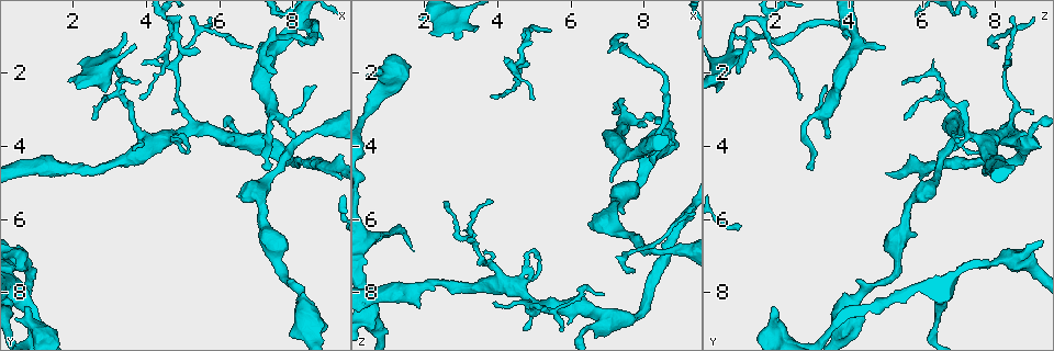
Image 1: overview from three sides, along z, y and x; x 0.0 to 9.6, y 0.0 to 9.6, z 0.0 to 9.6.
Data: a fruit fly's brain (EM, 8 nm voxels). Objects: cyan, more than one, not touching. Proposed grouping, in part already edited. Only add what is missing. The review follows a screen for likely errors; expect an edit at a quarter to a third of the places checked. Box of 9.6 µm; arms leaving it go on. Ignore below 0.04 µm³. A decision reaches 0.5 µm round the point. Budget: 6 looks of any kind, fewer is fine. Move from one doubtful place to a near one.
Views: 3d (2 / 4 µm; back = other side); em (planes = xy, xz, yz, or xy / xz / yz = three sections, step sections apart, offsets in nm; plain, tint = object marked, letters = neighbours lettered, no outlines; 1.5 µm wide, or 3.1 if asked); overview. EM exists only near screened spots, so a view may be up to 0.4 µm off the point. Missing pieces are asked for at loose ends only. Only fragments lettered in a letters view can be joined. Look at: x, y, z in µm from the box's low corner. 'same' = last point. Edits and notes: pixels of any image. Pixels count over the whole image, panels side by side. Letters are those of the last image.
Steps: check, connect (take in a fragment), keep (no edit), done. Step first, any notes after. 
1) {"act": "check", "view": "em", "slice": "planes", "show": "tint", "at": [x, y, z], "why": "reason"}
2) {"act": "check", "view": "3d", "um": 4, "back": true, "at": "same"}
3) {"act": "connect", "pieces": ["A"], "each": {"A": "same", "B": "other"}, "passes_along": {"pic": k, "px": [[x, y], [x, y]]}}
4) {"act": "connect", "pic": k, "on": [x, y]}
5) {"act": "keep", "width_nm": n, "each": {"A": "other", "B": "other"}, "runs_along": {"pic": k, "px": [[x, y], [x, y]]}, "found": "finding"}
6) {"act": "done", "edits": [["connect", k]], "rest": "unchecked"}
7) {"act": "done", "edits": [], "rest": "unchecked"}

{"act": "check", "view": "3d", "um": 2, "at": [3.80, 1.75, 8.25], "why": "tapers out"}

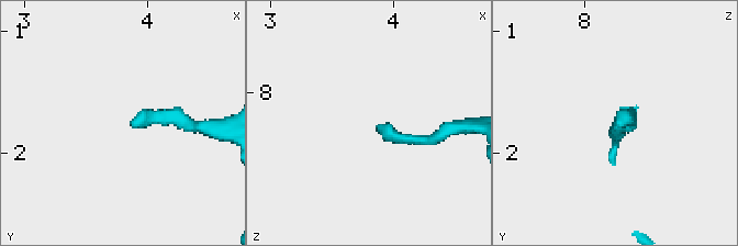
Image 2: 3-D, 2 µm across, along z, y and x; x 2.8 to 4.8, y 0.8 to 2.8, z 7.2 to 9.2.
{"act": "check", "view": "em", "slice": "xy", "step": 4, "show": "tint", "at": [3.88, 1.74, 8.28], "why": "need the tissue"}

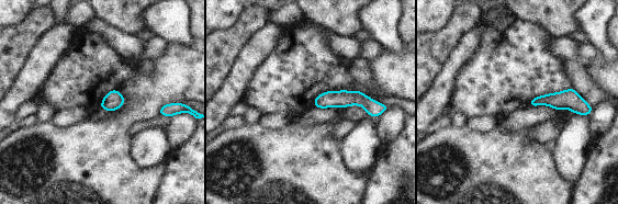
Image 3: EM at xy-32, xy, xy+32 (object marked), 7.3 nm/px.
{"act": "check", "view": "em", "slice": "planes", "show": "letters", "at": "same"}

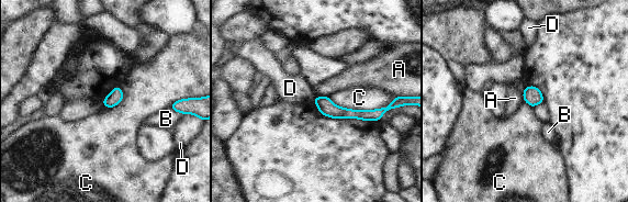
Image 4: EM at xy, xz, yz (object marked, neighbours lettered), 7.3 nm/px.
{"act": "keep", "width_nm": 100, "each": {"A": "other", "B": "other", "C": "other", "D": "other"}, "border": {"pic": 4, "px": [[101, 102], [103, 105]]}, "found": "none of them fits"}

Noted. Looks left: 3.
{"act": "check", "view": "3d", "um": 2, "at": [3.80, 2.30, 5.50], "why": "thin end"}

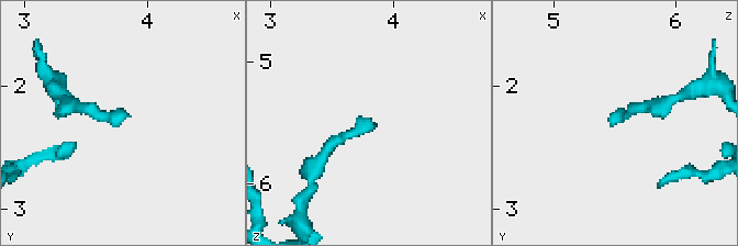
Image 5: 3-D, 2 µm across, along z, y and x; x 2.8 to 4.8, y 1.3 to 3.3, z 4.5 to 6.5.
{"act": "check", "view": "em", "slice": "yz", "step": 8, "show": "letters", "at": [3.76, 2.32, 5.46], "why": "shape alone is not enough"}

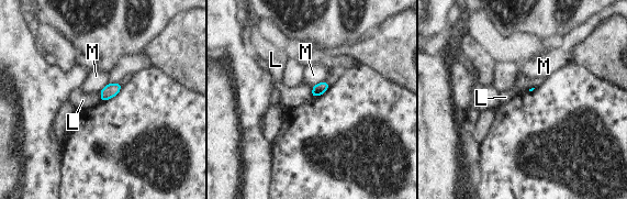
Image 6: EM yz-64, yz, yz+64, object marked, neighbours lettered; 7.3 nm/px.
{"act": "check", "view": "em", "slice": "planes", "show": "letters", "at": "same", "why": "another direction"}

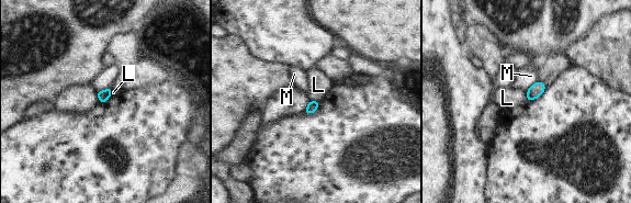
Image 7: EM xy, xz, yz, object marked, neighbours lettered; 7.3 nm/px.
{"act": "keep", "width_nm": 80, "each": {"L": "other", "M": "other"}, "border": {"pic": 7, "px": [[310, 100], [319, 101]]}, "found": "none of them fits"}

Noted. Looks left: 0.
{"act": "done", "edits": [], "rest": "unchecked"}

